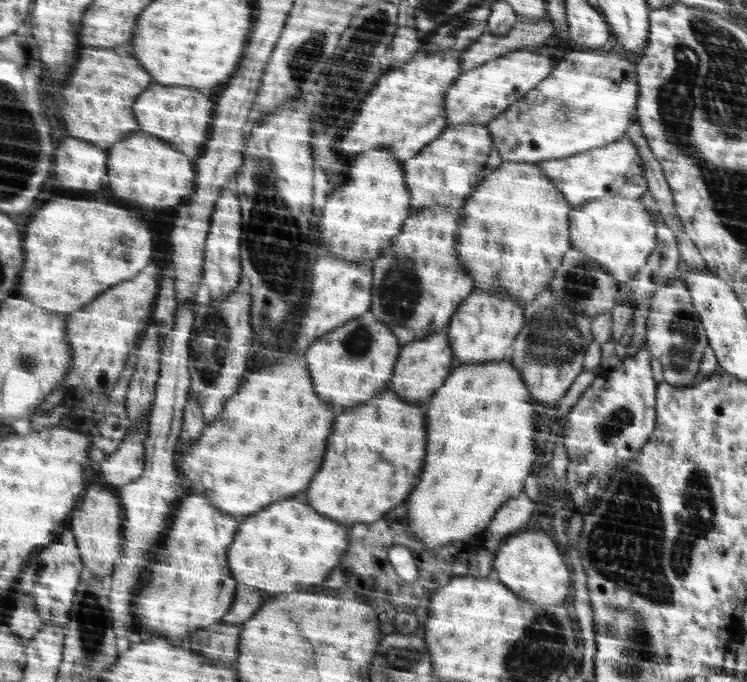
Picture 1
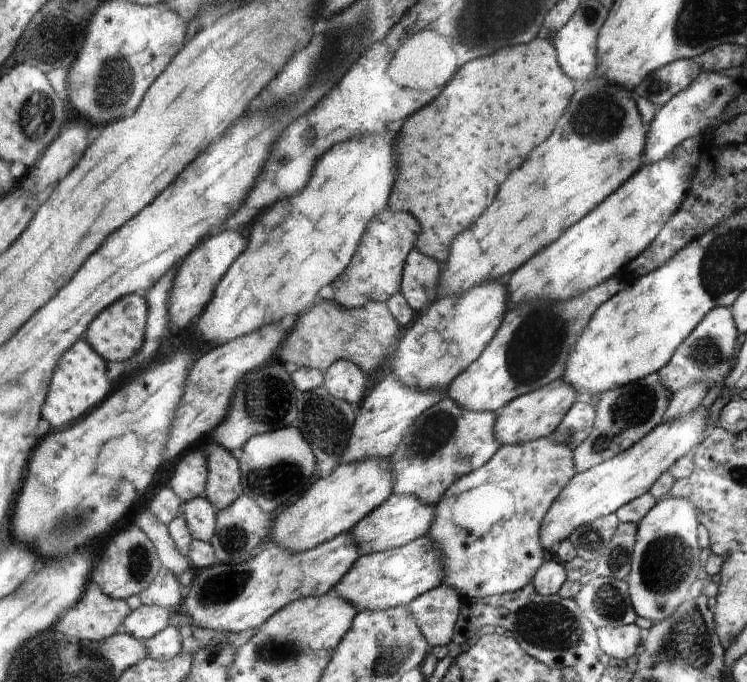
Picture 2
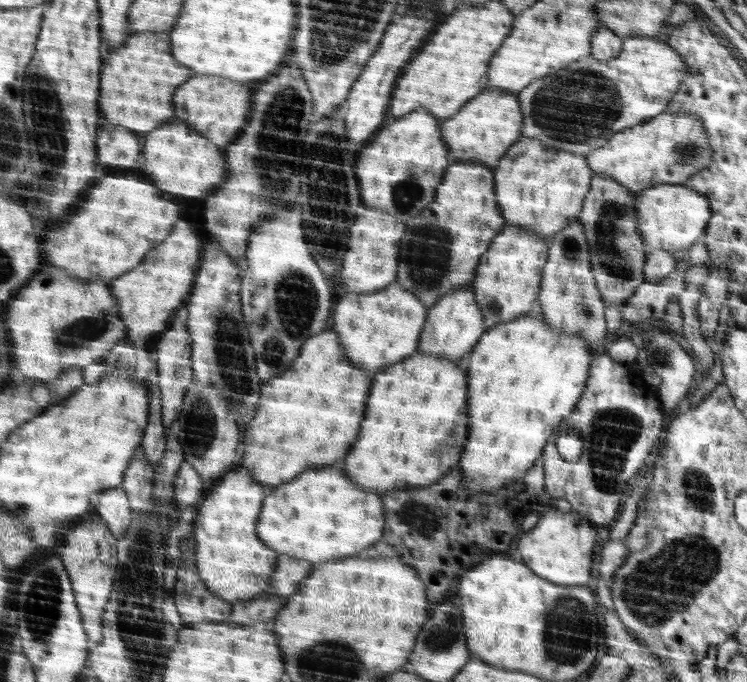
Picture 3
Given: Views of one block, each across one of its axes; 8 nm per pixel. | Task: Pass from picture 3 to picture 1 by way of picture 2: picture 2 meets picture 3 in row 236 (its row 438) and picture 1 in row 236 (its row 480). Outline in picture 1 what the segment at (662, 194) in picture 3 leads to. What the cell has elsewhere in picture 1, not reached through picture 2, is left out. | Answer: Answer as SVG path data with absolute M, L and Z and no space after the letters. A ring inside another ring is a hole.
M619 197L592 199L584 206L572 208L570 219L571 241L573 242L571 249L584 253L584 257L588 257L588 260L594 260L600 269L607 270L611 276L616 276L616 280L622 284L634 279L640 268L643 268L648 262L652 250L656 248L656 227L653 214L651 210L639 202L639 199L630 200Z

